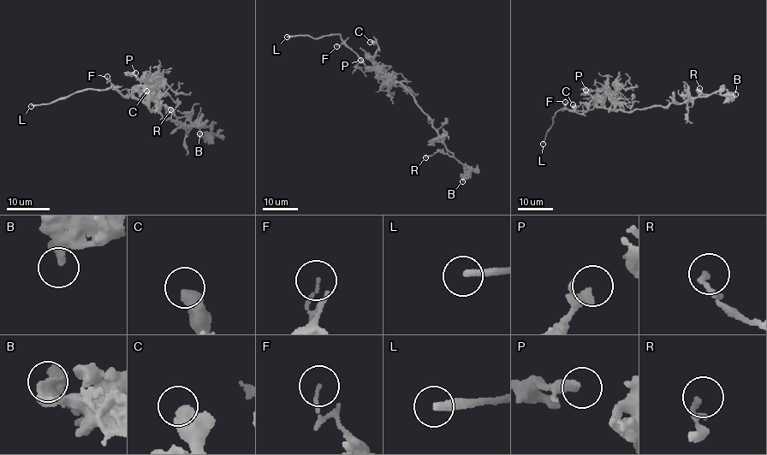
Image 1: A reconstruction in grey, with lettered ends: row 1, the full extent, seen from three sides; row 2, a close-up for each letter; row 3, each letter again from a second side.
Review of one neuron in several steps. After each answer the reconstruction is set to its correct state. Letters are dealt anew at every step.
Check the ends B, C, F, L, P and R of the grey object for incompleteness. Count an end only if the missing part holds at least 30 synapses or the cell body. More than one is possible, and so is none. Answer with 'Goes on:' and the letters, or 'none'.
Goes on: L

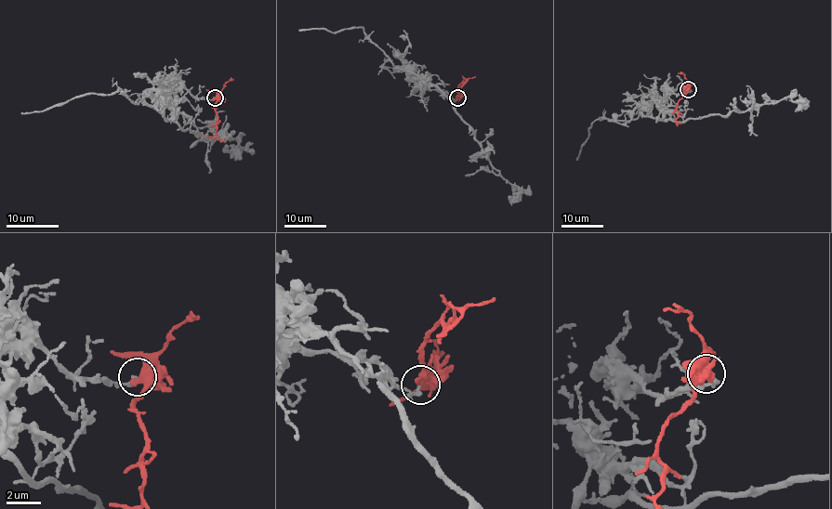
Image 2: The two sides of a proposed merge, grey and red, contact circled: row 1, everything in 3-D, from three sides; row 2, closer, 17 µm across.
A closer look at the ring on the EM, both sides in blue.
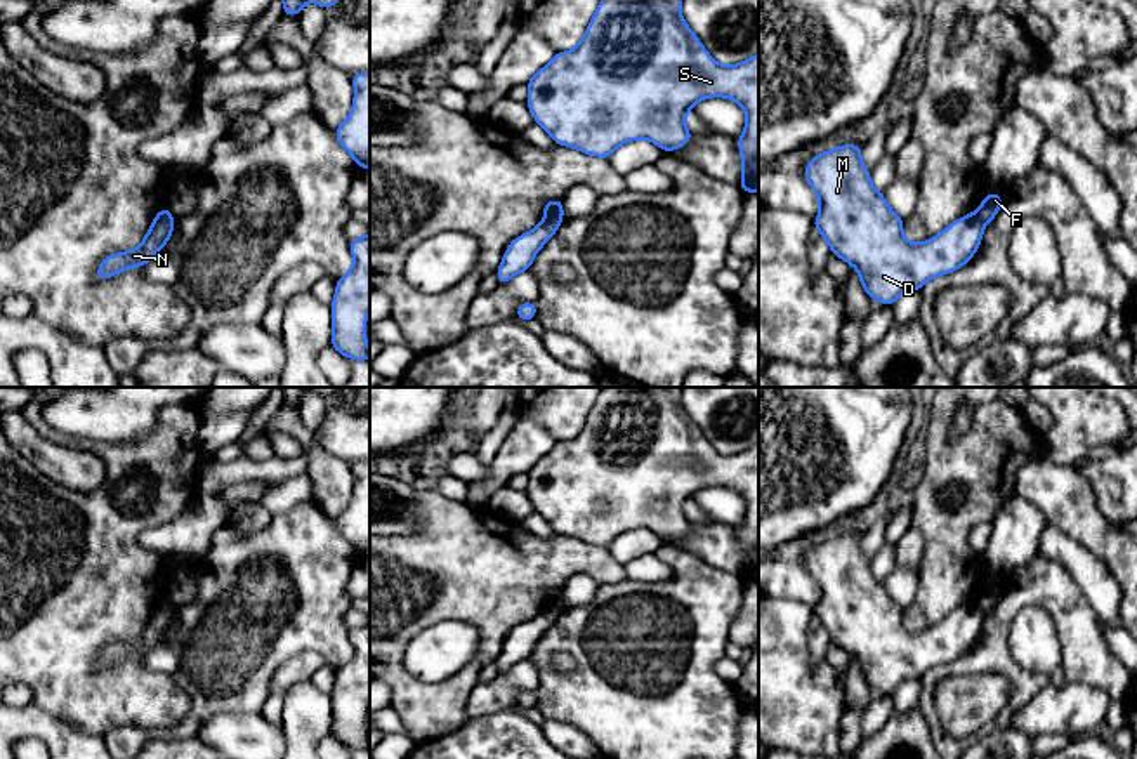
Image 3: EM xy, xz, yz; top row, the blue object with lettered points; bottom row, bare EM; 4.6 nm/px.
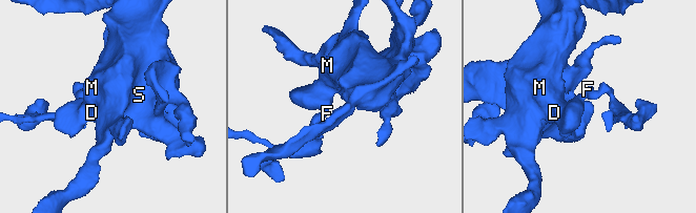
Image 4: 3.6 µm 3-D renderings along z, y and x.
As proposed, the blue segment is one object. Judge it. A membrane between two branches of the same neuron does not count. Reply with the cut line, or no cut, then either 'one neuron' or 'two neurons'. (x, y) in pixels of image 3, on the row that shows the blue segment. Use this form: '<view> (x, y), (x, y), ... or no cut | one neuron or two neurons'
xz (545, 217), (559, 221) | two neurons

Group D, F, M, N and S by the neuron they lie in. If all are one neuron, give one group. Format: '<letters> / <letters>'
D M N S / F

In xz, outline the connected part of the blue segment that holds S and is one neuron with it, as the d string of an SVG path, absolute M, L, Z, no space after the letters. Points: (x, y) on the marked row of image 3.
M601 0L592 21L587 26L587 31L582 42L566 52L557 52L549 64L538 69L528 85L526 104L533 115L535 123L542 125L559 146L568 146L582 153L609 158L616 148L628 141L646 139L654 142L663 151L675 151L680 146L687 144L693 139L693 134L687 130L684 118L701 99L708 97L727 97L738 102L746 111L746 125L743 134L738 137L738 148L741 153L741 182L739 188L745 193L759 193L759 52L739 64L722 66L712 59L707 49L701 45L700 38L693 33L680 14L682 0Z

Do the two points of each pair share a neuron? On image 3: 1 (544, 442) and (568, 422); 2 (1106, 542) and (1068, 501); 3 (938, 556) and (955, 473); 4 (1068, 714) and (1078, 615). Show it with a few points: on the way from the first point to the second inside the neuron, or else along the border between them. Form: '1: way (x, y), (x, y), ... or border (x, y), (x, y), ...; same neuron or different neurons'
1: border (523, 414), (537, 419), (558, 440); different neurons
2: way (1096, 532), (1075, 511); same neuron
3: way (938, 534), (938, 511), (931, 497), (933, 485); same neuron
4: border (1066, 679), (1099, 686), (1110, 699); different neurons

